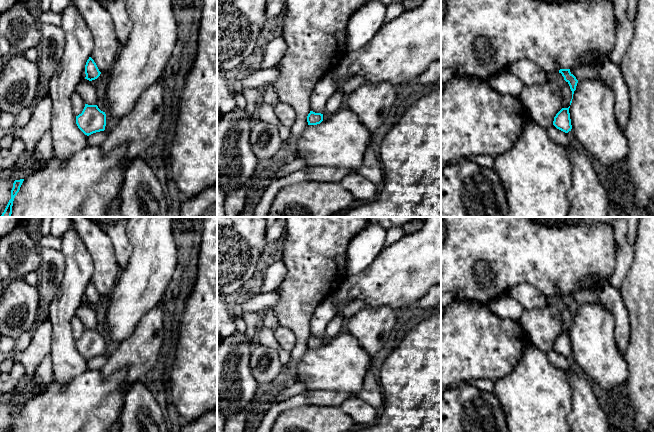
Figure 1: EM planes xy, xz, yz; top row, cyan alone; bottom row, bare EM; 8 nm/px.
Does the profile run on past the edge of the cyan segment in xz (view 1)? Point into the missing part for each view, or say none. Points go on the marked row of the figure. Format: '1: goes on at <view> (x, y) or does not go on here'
1: does not go on here

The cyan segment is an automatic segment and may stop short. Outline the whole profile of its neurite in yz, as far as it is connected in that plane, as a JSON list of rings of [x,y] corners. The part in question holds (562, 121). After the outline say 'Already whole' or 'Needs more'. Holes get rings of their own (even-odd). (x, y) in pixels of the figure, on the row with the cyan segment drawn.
[[[562,108],[554,117],[553,125],[565,132],[568,133],[572,129],[571,125],[571,119],[570,119],[570,113],[569,113],[569,108]]]. Already whole

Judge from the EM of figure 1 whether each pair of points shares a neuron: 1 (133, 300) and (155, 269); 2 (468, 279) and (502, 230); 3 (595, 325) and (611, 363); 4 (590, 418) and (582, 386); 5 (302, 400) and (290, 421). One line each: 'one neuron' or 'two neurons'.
1: one neuron
2: one neuron
3: one neuron
4: one neuron
5: two neurons

